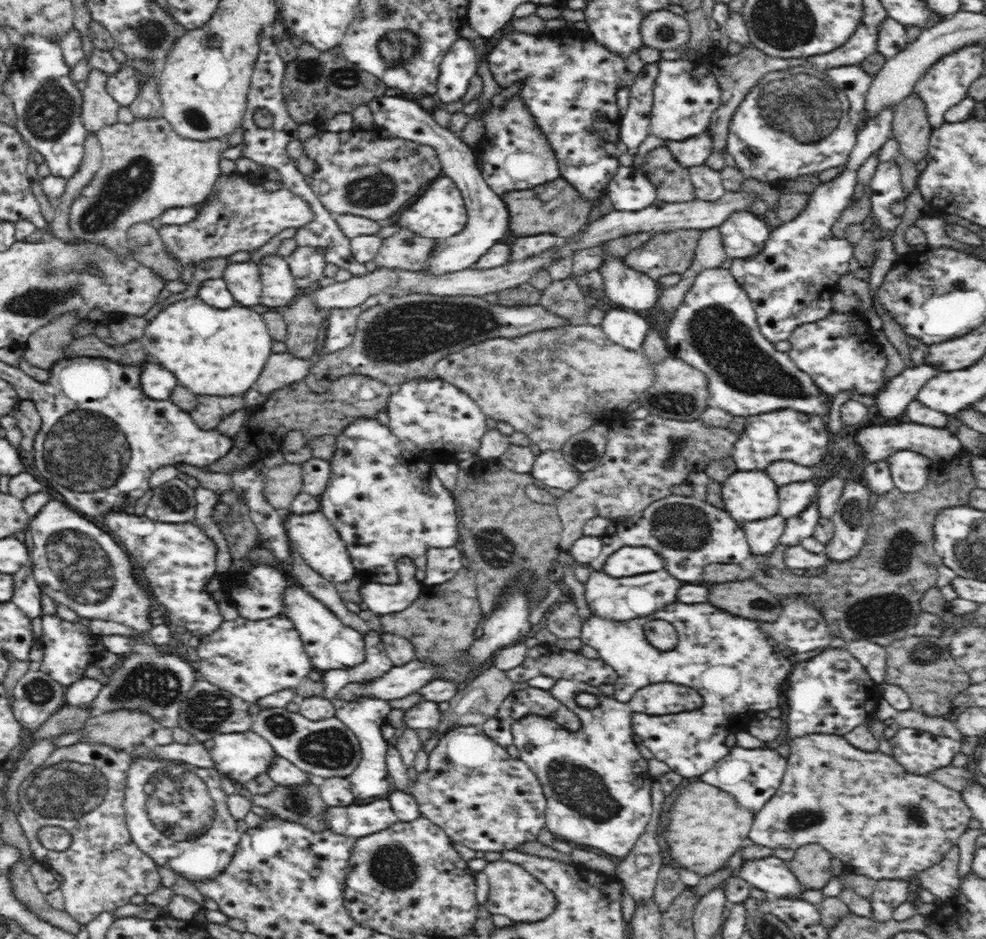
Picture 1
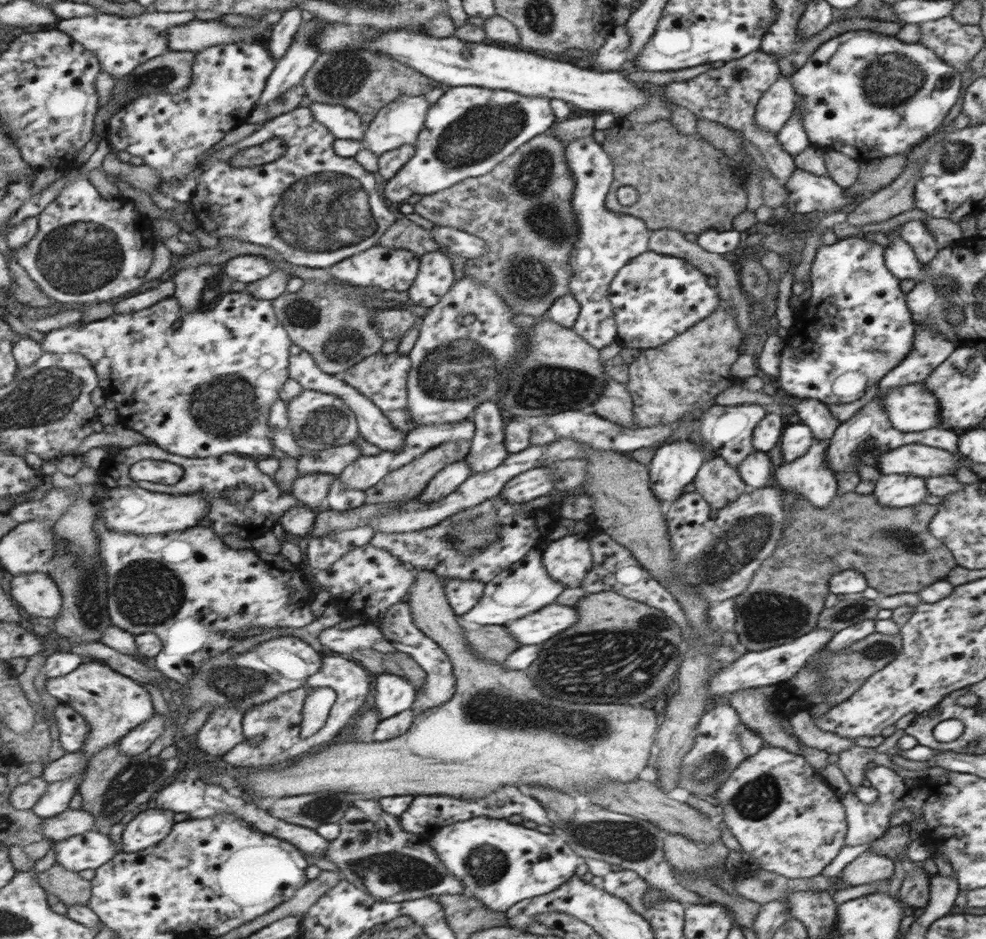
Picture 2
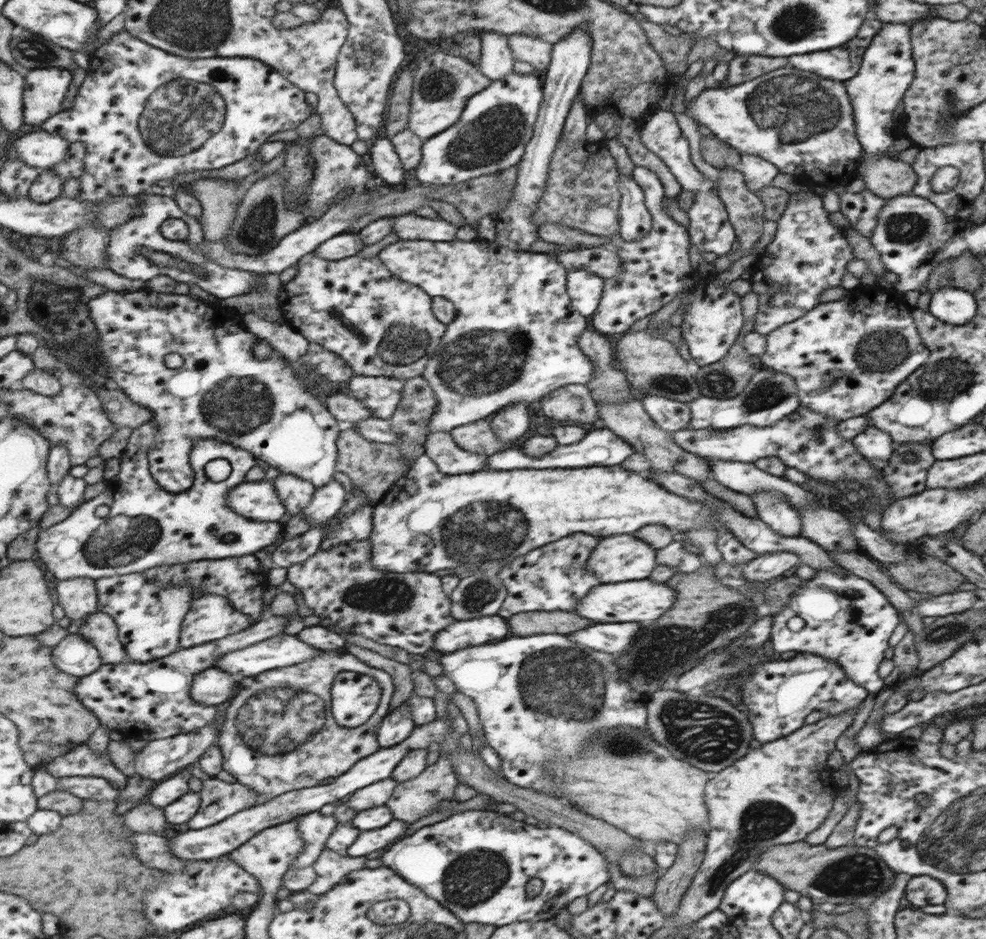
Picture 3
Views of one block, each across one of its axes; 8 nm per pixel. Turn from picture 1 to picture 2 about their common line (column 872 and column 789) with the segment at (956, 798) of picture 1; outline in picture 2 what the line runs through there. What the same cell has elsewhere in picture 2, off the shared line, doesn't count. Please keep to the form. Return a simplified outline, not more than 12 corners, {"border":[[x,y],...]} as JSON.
{"border":[[764,746],[712,794],[740,850],[785,878],[845,852],[848,795]]}

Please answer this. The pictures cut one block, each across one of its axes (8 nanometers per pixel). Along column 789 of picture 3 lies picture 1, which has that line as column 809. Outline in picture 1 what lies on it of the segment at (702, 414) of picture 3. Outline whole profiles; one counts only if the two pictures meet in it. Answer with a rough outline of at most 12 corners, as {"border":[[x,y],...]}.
{"border":[[728,269],[699,272],[651,330],[708,380],[708,407],[827,419]]}

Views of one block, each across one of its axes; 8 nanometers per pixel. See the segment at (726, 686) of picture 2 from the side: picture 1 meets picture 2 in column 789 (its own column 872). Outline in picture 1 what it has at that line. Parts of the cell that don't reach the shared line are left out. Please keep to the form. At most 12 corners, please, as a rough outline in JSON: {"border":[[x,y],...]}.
{"border":[[868,639],[844,648],[881,684],[886,676],[885,647]]}

